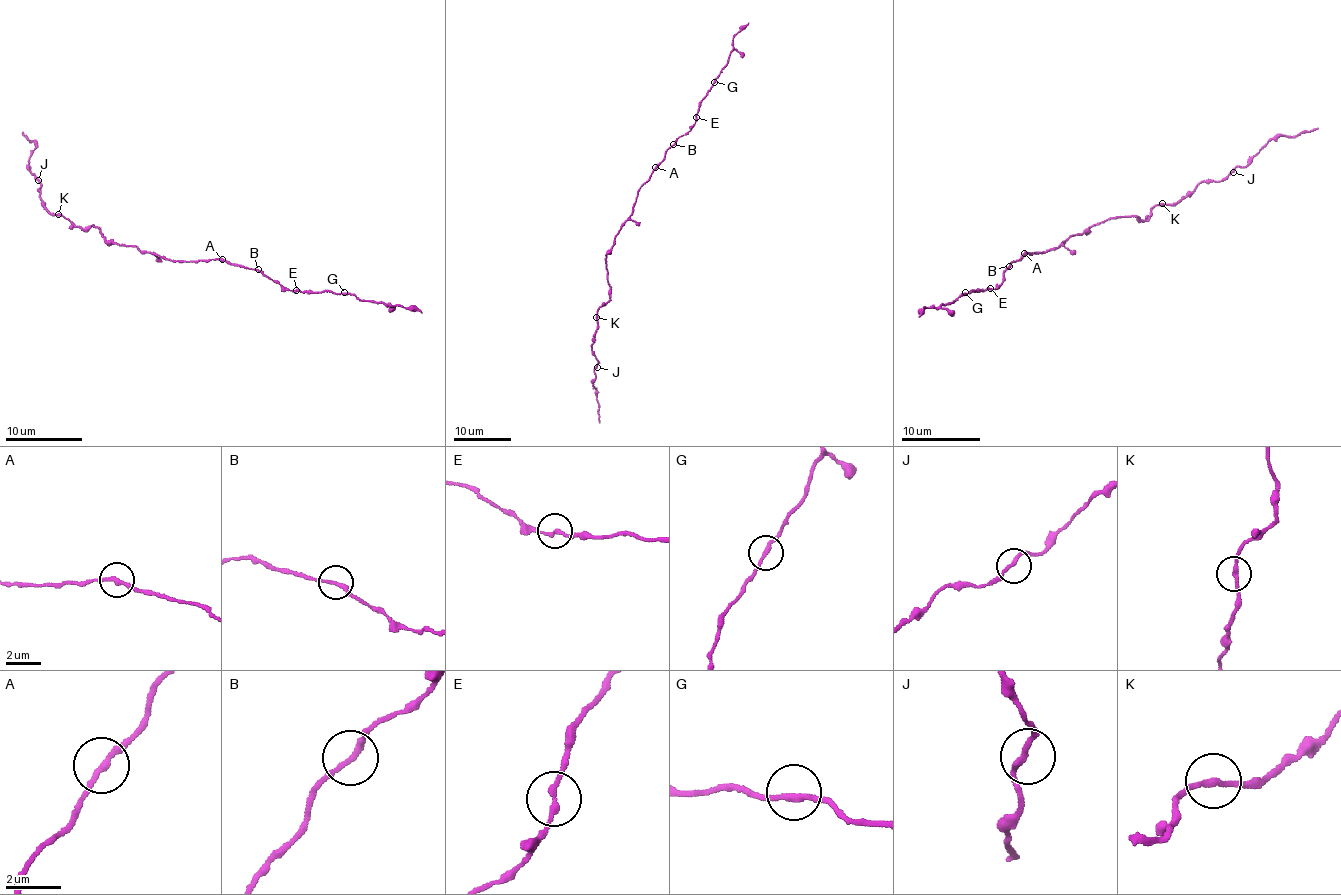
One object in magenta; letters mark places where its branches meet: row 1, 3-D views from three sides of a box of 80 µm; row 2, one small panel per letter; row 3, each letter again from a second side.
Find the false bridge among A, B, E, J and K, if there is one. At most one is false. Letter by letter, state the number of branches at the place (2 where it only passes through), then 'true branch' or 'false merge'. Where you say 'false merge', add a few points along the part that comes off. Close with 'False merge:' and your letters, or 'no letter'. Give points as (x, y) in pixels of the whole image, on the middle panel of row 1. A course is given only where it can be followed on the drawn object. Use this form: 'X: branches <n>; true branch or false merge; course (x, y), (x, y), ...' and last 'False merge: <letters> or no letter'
A: branches 2; true branch
B: branches 2; true branch
E: branches 2; true branch
J: branches 2; true branch
K: branches 2; true branch
False merge: no letter

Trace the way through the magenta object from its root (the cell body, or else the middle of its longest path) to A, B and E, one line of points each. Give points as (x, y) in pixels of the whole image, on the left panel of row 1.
A: (144, 252), (154, 252), (174, 261), (222, 259)
B: (144, 252), (154, 252), (174, 261), (223, 259), (258, 269)
E: (144, 252), (154, 252), (174, 261), (223, 259), (259, 270), (283, 287), (296, 290)

